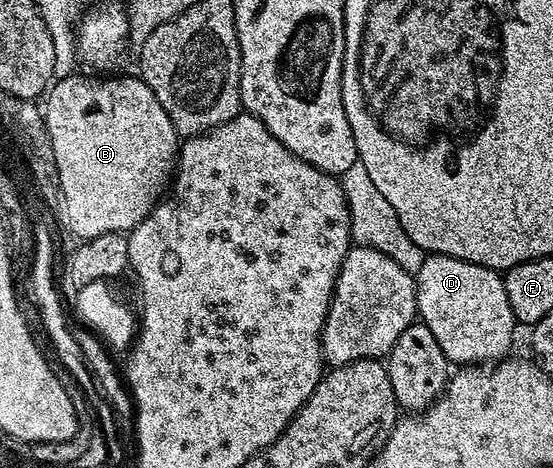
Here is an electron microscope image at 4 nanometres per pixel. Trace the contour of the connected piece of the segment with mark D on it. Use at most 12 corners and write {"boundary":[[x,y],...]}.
{"boundary":[[426,254],[417,313],[453,365],[510,354],[505,280]]}

